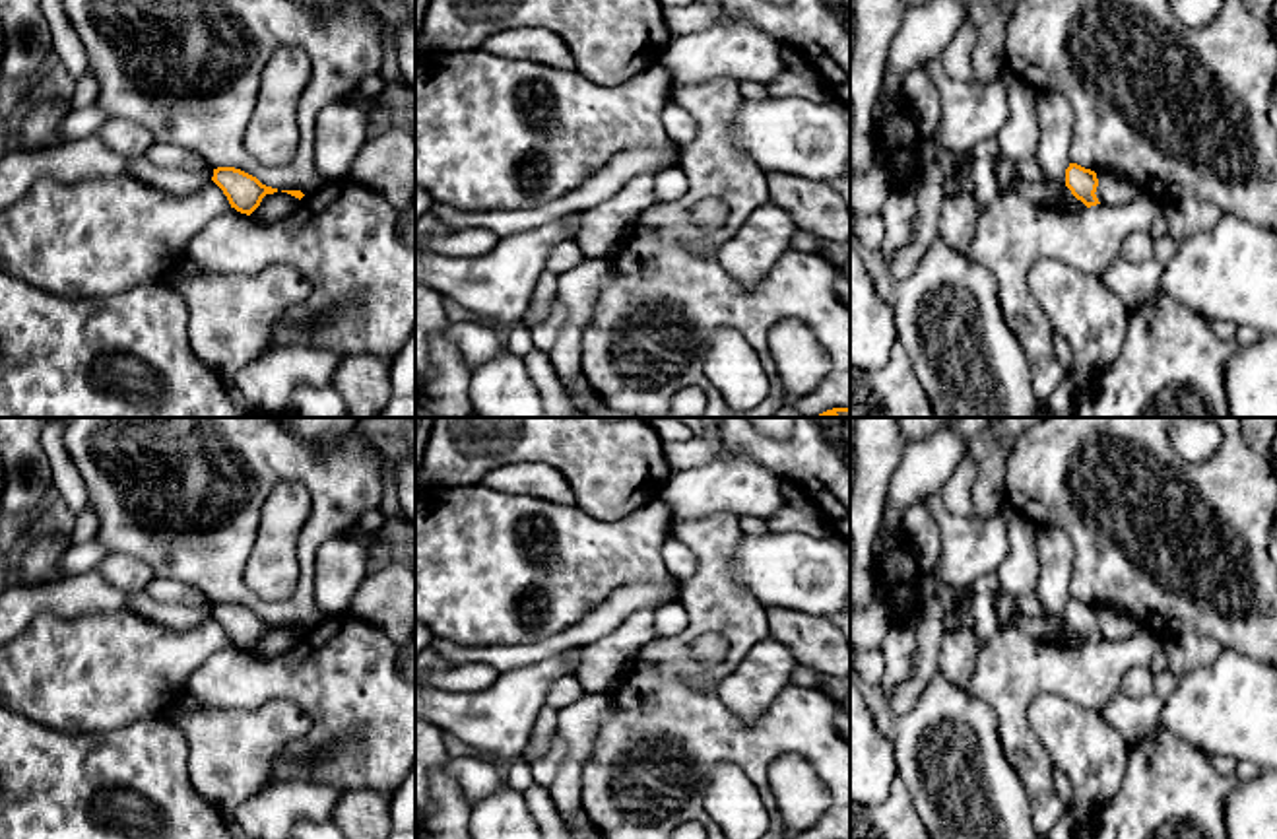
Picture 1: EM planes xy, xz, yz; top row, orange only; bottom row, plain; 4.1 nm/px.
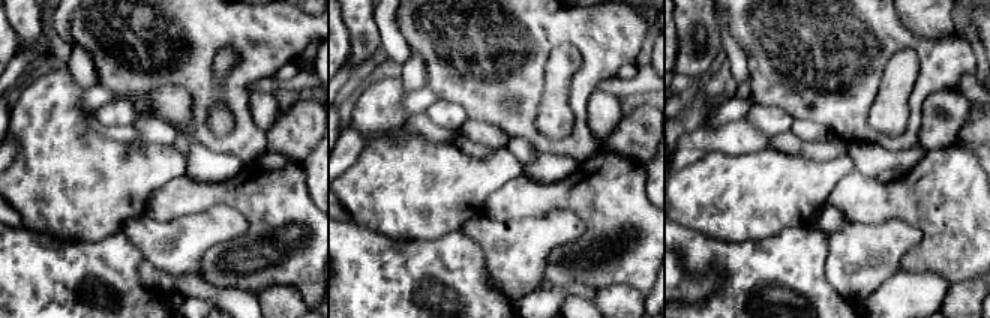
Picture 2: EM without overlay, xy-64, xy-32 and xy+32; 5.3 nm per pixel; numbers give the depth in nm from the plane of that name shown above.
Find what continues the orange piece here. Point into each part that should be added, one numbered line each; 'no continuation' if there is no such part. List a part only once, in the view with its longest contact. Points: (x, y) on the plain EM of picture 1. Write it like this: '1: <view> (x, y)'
no continuation

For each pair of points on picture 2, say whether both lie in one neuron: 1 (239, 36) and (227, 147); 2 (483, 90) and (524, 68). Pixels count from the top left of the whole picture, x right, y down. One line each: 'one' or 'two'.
1: one
2: one

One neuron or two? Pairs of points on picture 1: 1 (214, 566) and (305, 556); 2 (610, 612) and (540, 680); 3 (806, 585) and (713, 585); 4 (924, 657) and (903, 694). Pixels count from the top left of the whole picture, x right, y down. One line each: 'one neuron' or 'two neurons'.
1: one neuron
2: two neurons
3: two neurons
4: one neuron

